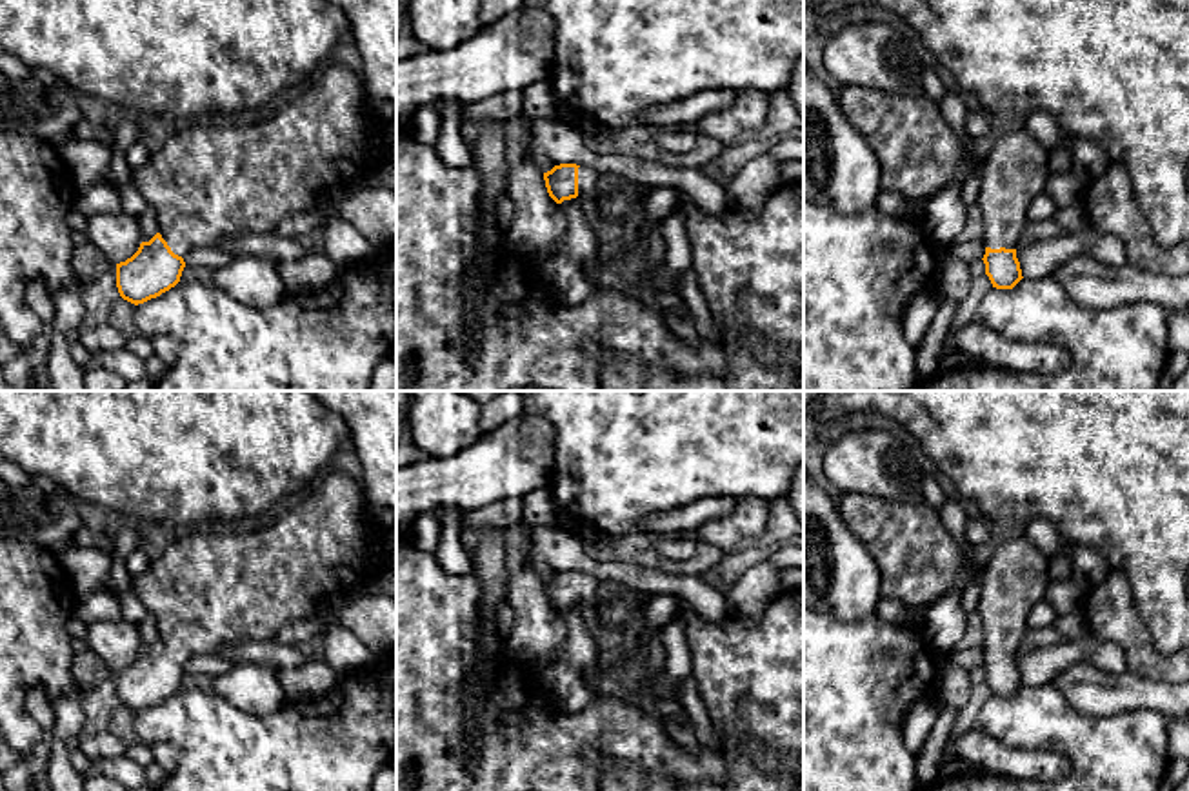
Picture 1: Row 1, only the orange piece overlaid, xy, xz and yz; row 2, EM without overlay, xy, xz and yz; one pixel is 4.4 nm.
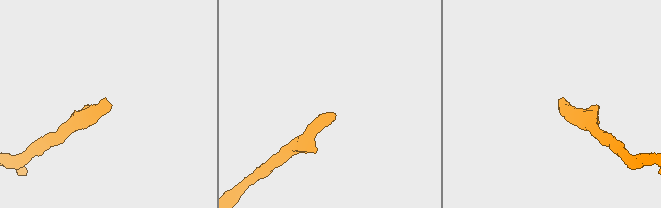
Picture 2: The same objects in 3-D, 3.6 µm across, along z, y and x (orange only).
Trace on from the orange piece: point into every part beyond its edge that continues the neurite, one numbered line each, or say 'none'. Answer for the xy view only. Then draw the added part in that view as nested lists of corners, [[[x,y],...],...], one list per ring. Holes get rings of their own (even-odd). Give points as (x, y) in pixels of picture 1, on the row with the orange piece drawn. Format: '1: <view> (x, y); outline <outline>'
1: xy (211, 180); outline [[[331,60],[305,84],[298,100],[269,116],[236,124],[207,118],[195,127],[167,131],[149,160],[133,169],[129,185],[156,211],[158,233],[182,258],[195,247],[218,249],[224,236],[273,233],[287,216],[313,209],[327,191],[356,184],[369,169],[385,162],[387,131],[364,113],[365,96],[358,73]]]

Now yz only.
1: yz (1017, 170); outline [[[1004,125],[980,169],[982,242],[991,249],[1018,249],[1027,209],[1051,176],[1049,151],[1024,125]]]

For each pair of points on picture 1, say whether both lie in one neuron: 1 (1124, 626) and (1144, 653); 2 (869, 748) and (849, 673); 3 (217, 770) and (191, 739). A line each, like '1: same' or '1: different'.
1: same
2: same
3: same

